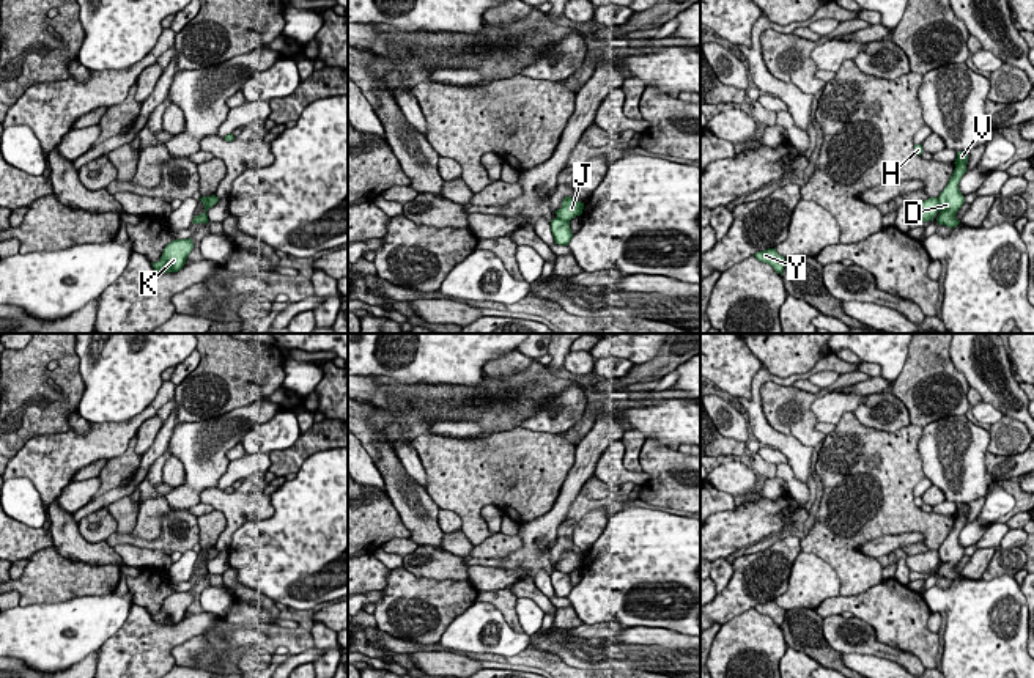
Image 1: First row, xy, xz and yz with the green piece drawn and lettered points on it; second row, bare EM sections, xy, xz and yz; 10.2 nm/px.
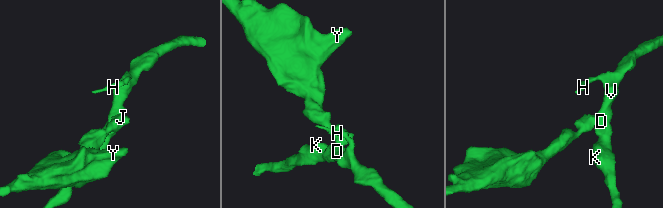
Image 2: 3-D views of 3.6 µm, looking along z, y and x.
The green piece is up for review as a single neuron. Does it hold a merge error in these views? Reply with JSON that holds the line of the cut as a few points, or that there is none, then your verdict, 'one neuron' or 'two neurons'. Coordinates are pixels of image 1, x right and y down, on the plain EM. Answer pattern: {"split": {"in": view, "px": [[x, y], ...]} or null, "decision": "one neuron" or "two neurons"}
{"split": {"in": "xz", "px": [[557, 568], [568, 574]]}, "decision": "two neurons"}

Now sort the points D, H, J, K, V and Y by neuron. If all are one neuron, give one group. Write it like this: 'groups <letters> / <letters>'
groups D H K V / J Y

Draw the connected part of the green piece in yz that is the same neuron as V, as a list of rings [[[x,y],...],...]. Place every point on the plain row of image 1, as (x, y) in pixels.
[[[958,503],[957,511],[955,511],[955,522],[944,540],[944,543],[938,549],[938,557],[940,557],[940,568],[936,574],[940,577],[946,577],[949,580],[955,580],[960,573],[955,571],[957,563],[962,560],[965,555],[965,549],[962,547],[958,541],[958,535],[962,529],[966,525],[966,514],[968,514],[968,505],[966,503]]]

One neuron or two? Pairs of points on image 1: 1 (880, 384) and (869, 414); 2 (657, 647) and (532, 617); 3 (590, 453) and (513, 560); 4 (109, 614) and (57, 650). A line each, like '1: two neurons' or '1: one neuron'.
1: two neurons
2: two neurons
3: one neuron
4: one neuron

